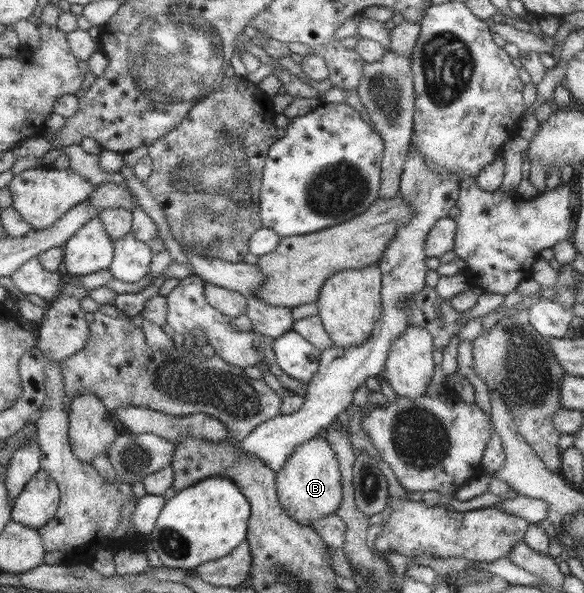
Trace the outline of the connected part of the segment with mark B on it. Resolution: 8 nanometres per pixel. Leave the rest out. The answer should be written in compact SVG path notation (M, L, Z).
M318 435L301 442L276 472L276 486L280 506L301 525L334 513L341 502L341 471L330 442Z

